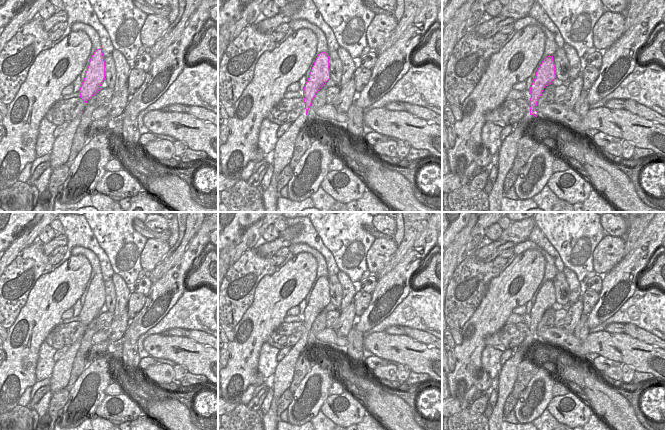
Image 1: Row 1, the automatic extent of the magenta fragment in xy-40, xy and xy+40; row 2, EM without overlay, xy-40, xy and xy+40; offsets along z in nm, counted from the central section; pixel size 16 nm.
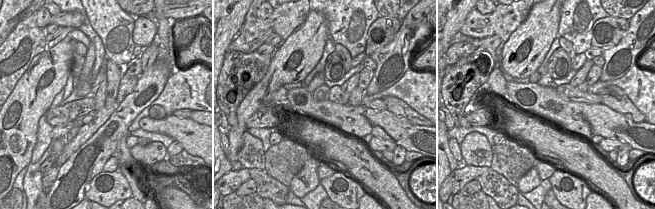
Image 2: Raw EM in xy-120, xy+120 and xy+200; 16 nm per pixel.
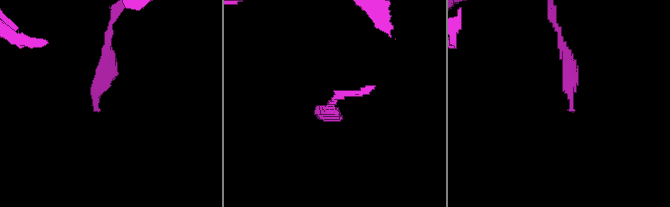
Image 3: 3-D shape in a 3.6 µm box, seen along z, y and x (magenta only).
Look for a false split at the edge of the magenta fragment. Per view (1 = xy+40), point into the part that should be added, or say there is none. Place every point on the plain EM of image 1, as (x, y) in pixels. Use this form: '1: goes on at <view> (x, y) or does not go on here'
1: does not go on here

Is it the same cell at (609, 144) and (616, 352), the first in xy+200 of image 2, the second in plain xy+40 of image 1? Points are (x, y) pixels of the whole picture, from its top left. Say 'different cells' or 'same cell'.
different cells

